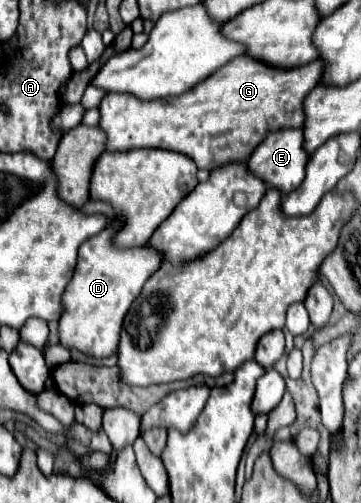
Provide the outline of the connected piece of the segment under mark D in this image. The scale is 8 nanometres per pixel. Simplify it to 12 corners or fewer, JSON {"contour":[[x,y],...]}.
{"contour":[[117,221],[79,249],[59,343],[105,359],[161,255],[115,249]]}

